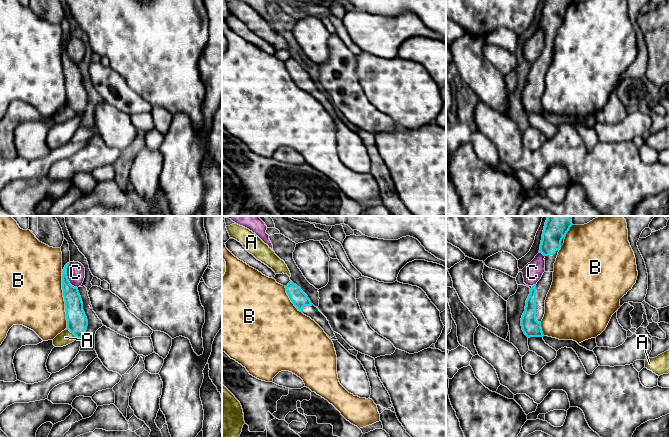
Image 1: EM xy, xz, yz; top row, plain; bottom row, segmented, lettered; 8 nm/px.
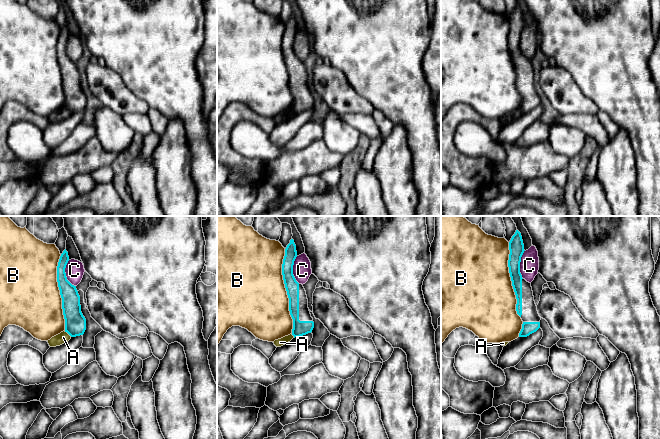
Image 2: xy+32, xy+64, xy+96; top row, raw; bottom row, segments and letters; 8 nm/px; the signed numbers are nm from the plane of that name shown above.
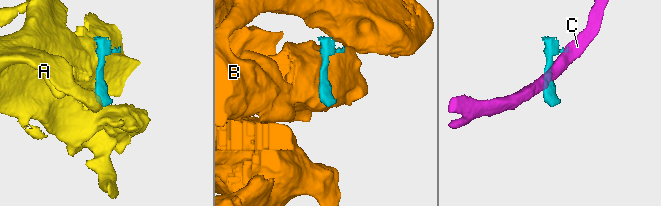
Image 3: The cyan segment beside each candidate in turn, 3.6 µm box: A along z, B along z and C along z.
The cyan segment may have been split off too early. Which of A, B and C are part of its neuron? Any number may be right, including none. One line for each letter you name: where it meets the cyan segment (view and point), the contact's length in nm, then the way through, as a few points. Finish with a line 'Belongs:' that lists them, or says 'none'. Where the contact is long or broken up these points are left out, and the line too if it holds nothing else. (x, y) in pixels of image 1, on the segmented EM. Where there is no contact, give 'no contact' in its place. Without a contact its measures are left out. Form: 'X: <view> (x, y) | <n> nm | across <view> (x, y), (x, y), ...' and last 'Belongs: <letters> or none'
Belongs: none

